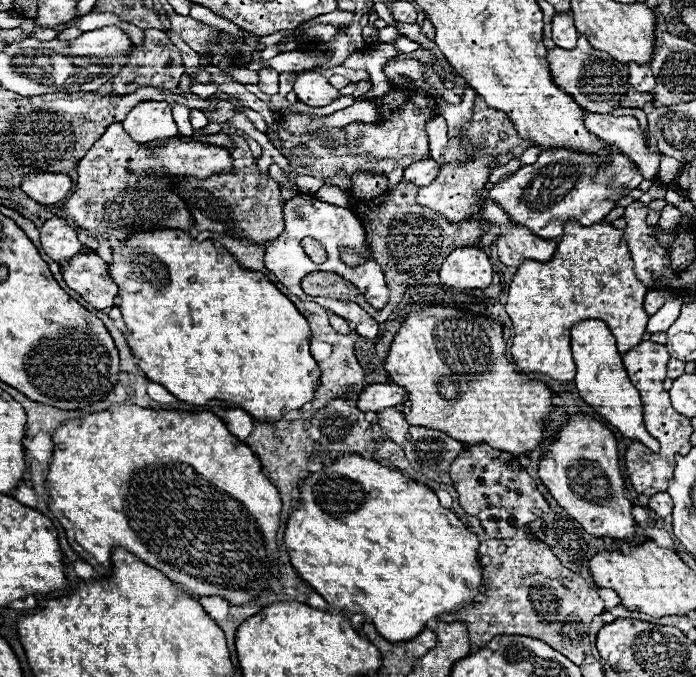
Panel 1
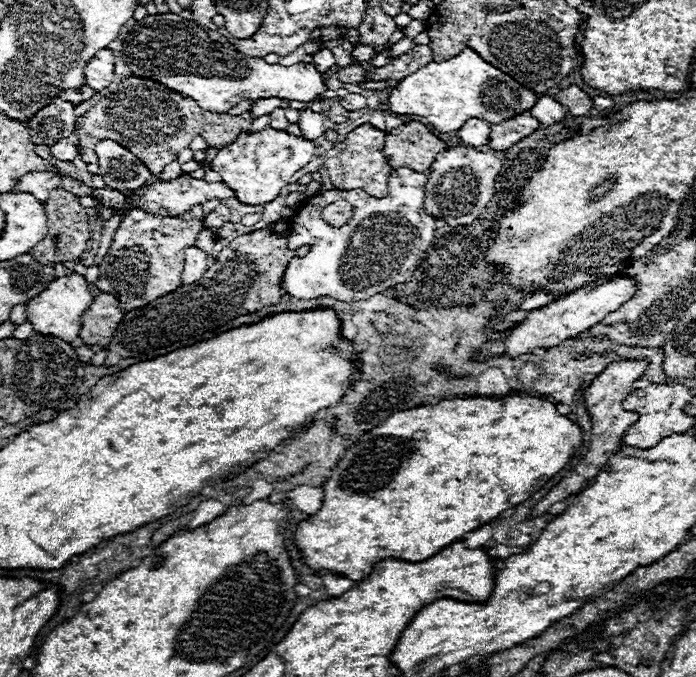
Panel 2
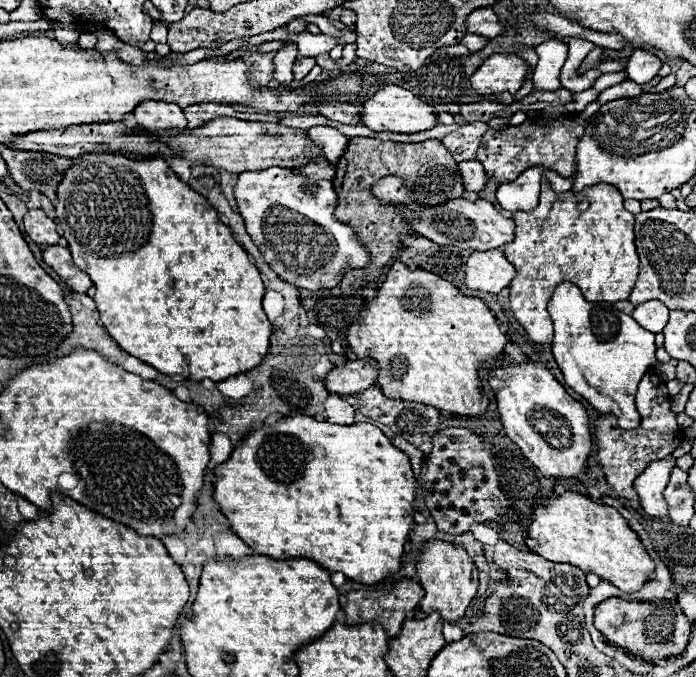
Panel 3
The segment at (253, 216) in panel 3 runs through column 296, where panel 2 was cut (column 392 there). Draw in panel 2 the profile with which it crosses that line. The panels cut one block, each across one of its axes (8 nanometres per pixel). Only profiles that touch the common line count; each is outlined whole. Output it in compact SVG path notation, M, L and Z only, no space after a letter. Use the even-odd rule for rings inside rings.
M398 168L390 174L390 192L384 198L372 198L364 190L328 190L308 198L292 216L288 248L298 250L304 244L312 244L312 250L304 258L294 256L288 262L280 284L282 290L300 300L332 296L356 302L408 282L416 270L416 262L430 248L436 230L436 220L422 206L426 180L428 176L422 172ZM340 198L354 206L354 218L342 228L332 228L320 214L324 206Z

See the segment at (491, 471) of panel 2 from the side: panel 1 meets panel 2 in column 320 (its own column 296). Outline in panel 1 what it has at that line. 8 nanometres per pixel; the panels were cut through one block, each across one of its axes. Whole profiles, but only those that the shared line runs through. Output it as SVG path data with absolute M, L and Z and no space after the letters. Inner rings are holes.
M342 454L338 458L334 458L330 464L326 464L322 470L318 472L312 472L304 478L304 482L298 486L300 490L300 504L292 510L290 518L288 518L288 524L286 524L286 530L284 530L284 544L288 548L288 554L290 554L290 562L292 566L296 568L296 572L320 594L324 596L326 602L334 604L336 608L340 610L346 610L346 612L360 612L360 614L368 614L372 616L372 622L376 626L376 630L390 642L404 642L404 640L410 640L412 636L420 634L422 628L426 626L426 622L430 618L438 618L440 614L448 614L448 612L454 612L458 610L460 606L468 604L468 602L474 602L474 596L478 596L478 590L480 590L480 568L478 568L478 538L458 520L458 516L448 510L448 508L442 508L438 504L438 498L436 494L426 488L426 486L420 486L416 484L414 480L410 480L408 476L404 476L402 472L398 470L392 470L380 462L374 462L374 460L366 460L358 454Z

